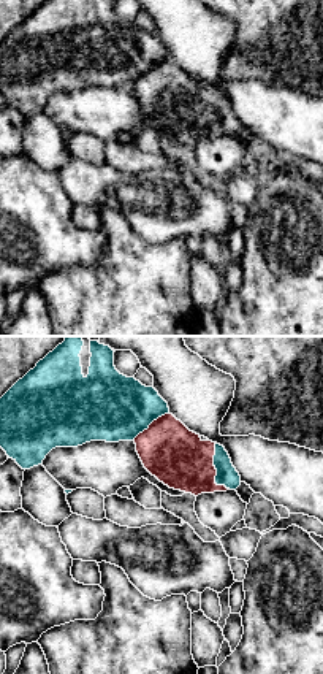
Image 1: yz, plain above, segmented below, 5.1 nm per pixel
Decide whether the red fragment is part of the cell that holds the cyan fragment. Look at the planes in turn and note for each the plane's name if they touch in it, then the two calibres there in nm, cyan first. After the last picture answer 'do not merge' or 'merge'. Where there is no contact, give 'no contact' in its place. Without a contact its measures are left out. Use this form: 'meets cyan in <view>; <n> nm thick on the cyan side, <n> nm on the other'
meets cyan in yz; 110 nm thick on the cyan side, 300 nm on the other

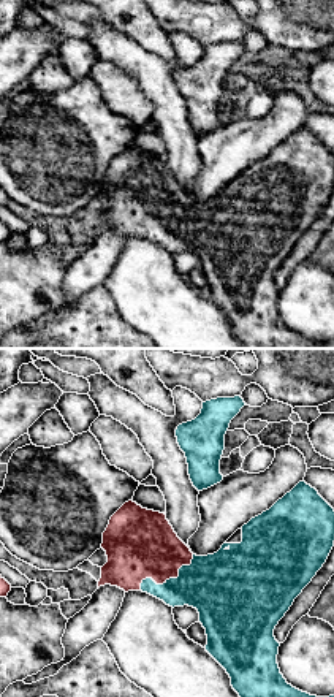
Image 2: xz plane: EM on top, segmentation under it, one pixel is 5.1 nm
meets cyan in xz; 320 nm thick on the cyan side, 360 nm on the other

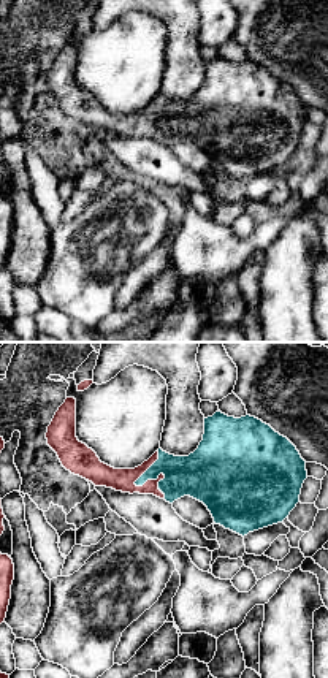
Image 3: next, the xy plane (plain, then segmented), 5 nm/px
meets cyan in xy; 200 nm thick on the cyan side, 120 nm on the other

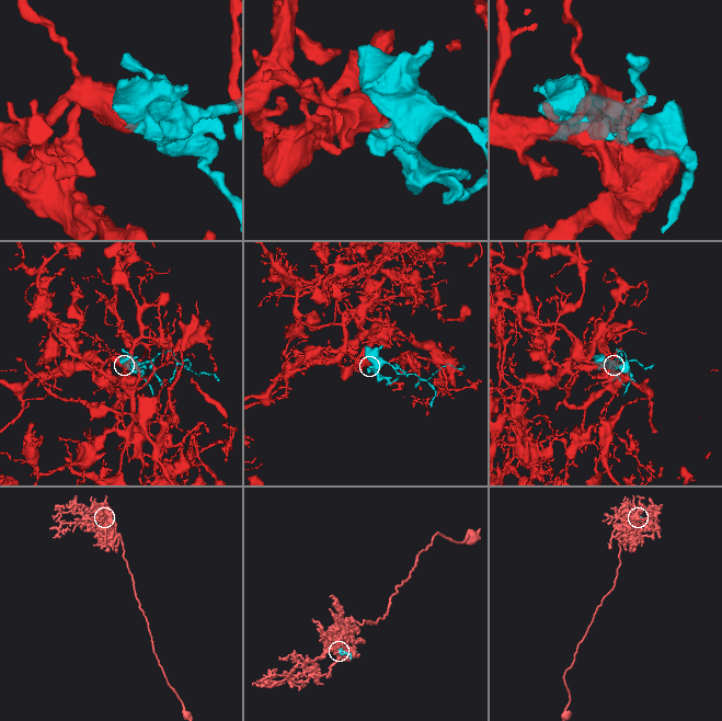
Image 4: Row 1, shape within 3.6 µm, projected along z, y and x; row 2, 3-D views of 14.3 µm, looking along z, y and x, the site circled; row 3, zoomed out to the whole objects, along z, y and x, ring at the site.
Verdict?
merge

